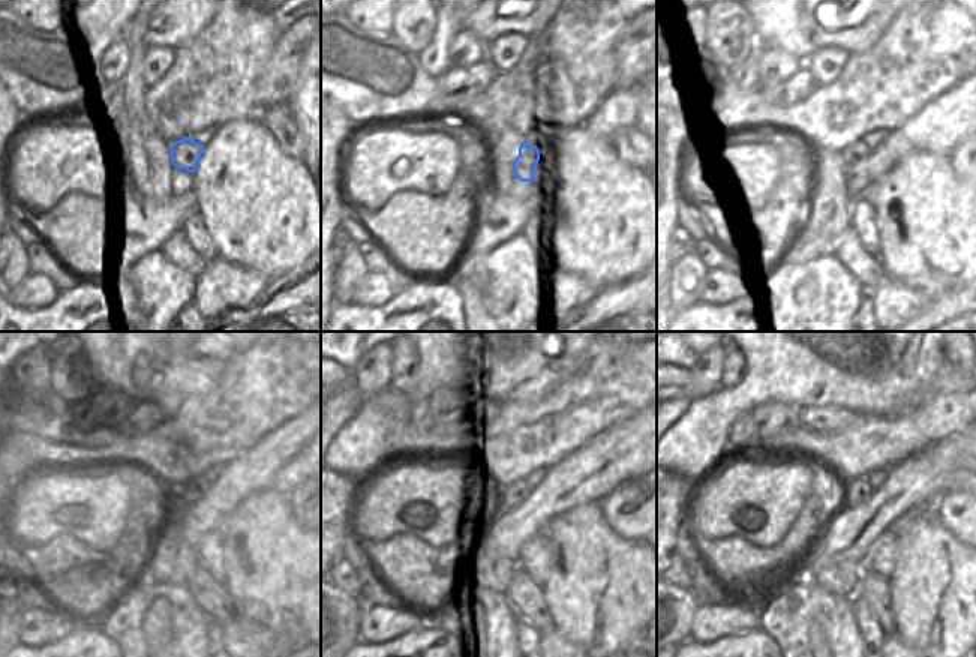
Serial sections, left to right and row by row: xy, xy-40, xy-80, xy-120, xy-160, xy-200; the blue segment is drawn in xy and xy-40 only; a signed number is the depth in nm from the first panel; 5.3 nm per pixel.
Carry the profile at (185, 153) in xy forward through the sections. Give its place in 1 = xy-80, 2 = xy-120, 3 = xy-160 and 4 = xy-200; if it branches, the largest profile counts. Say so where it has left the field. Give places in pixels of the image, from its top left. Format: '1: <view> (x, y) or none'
1: xy-80 (856, 152)
2: xy-120 (180, 492)
3: xy-160 (516, 492)
4: xy-200 (853, 494)

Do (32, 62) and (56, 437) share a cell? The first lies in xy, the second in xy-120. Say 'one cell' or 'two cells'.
one cell

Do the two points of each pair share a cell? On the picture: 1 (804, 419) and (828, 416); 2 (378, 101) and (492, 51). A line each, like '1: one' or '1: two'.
1: one
2: two

